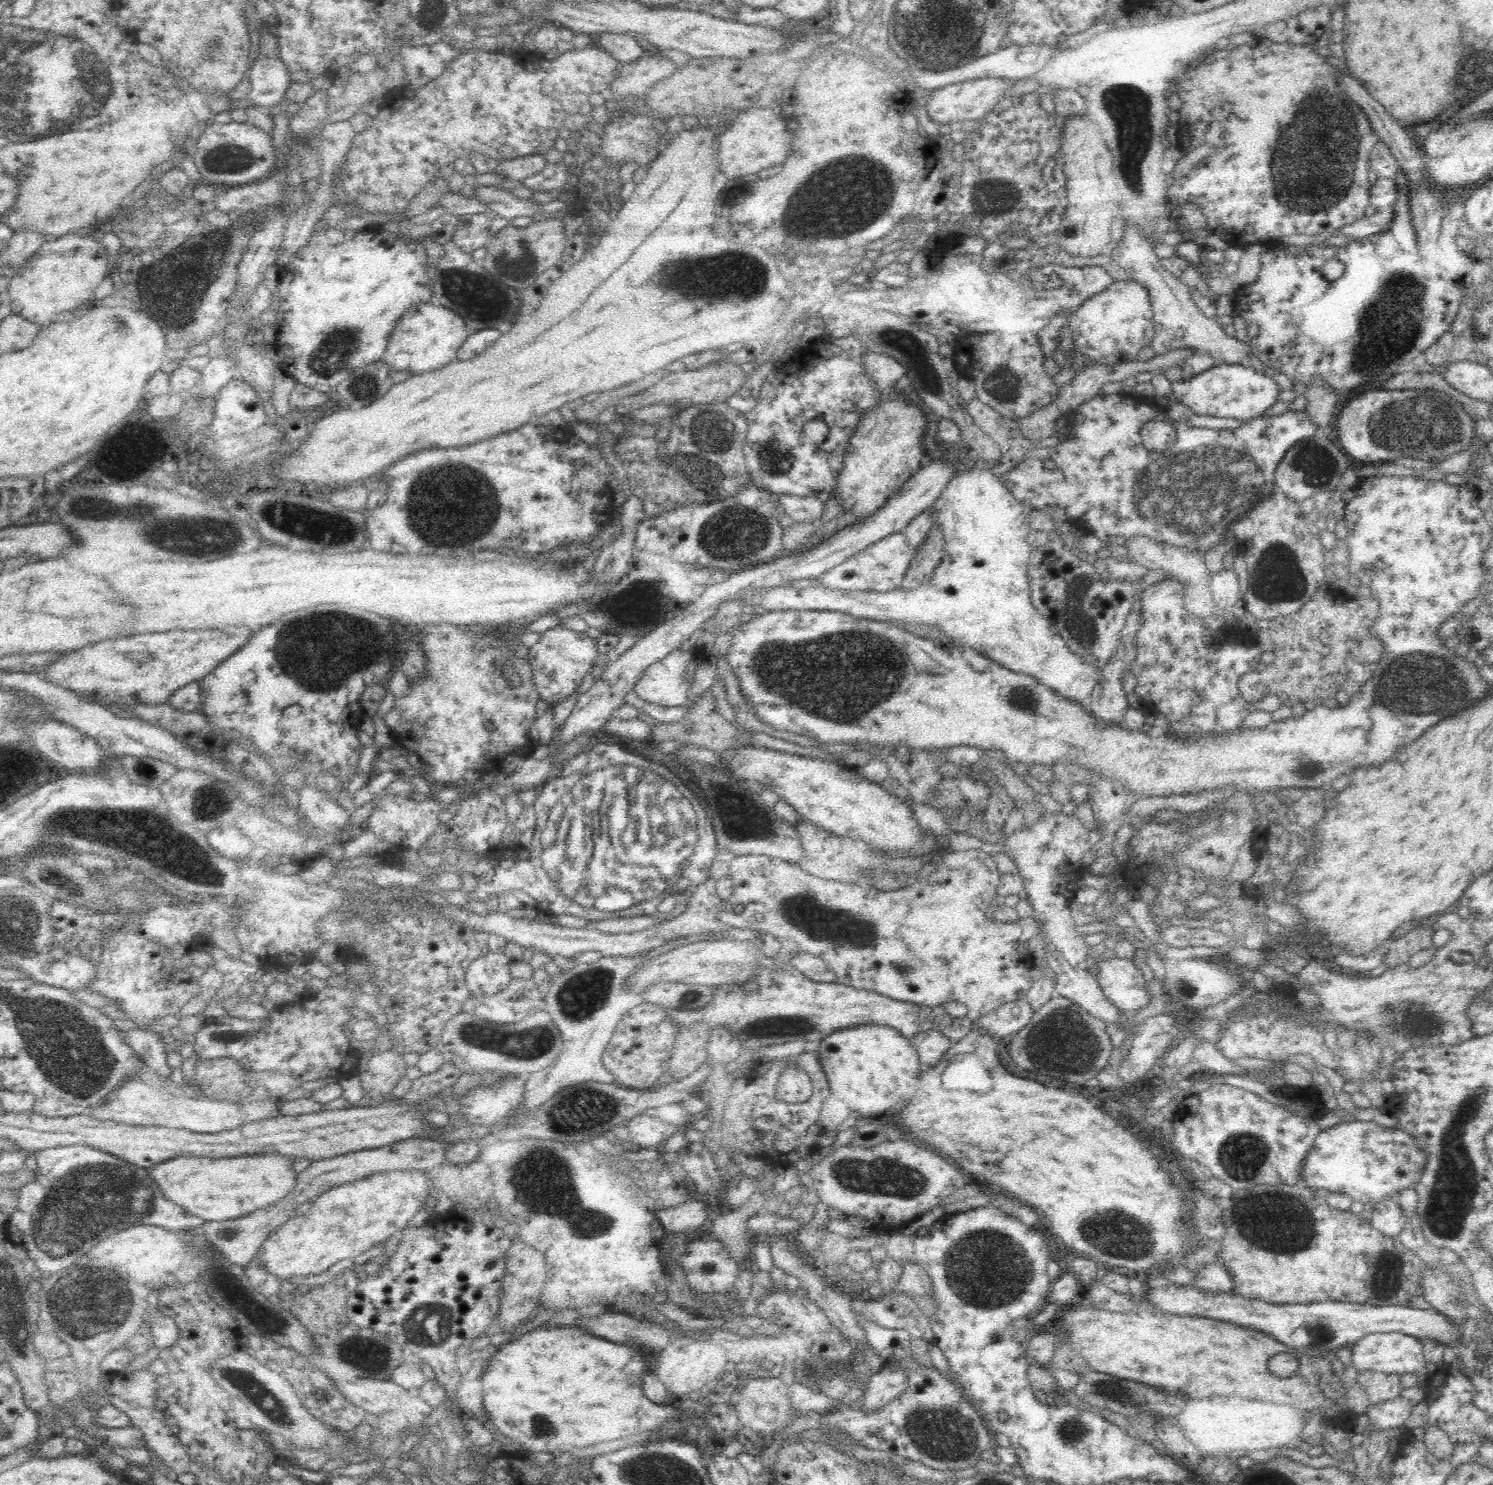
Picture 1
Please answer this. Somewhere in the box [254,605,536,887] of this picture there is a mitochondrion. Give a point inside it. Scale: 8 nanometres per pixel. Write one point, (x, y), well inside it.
(319, 652)

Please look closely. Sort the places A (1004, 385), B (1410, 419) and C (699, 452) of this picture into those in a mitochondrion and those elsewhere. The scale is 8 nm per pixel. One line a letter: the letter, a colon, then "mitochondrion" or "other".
A: mitochondrion
B: mitochondrion
C: mitochondrion

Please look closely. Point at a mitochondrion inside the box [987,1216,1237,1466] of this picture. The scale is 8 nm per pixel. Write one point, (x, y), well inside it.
(1108, 1390)

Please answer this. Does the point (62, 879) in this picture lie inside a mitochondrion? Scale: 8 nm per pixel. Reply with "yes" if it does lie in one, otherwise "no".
yes

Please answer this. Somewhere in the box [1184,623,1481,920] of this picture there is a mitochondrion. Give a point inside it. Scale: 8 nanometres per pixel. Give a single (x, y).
(1416, 683)

